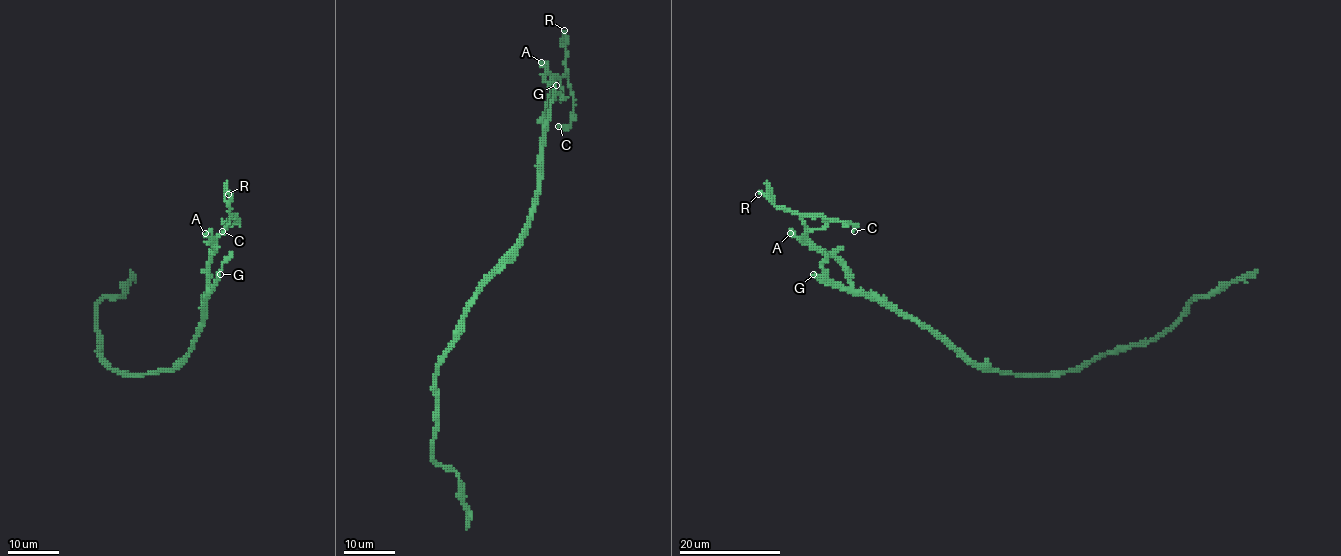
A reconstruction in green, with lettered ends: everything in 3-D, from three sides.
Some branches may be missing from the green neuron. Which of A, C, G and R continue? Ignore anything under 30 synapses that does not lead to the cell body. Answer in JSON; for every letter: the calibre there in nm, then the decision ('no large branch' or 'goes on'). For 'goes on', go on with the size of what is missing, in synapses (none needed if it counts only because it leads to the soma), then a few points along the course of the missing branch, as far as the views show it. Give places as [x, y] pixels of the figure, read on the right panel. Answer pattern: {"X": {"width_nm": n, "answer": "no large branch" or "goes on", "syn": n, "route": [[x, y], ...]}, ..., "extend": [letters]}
{"A": {"width_nm": 220, "answer": "no large branch"}, "C": {"width_nm": 340, "answer": "no large branch"}, "G": {"width_nm": 320, "answer": "goes on", "syn": 170, "route": [[813, 274], [793, 265], [748, 223], [709, 208], [692, 190], [706, 170]]}, "R": {"width_nm": 240, "answer": "no large branch"}, "extend": ["G"]}

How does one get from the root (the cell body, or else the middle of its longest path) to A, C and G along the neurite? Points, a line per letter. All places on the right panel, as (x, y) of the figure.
A: (990, 371), (981, 369), (910, 317), (861, 296), (840, 261), (818, 251), (805, 239), (790, 233)
C: (990, 371), (910, 317), (861, 296), (846, 268), (809, 240), (803, 218), (851, 222), (854, 231)
G: (990, 371), (981, 369), (898, 311), (866, 296), (826, 284), (813, 274)

